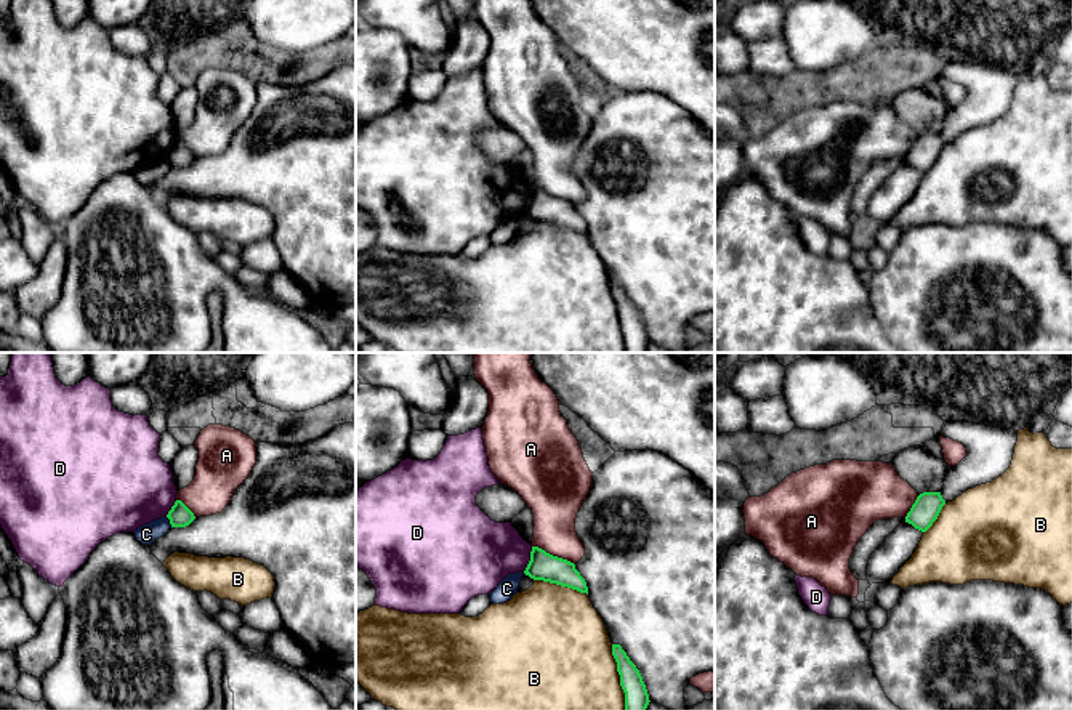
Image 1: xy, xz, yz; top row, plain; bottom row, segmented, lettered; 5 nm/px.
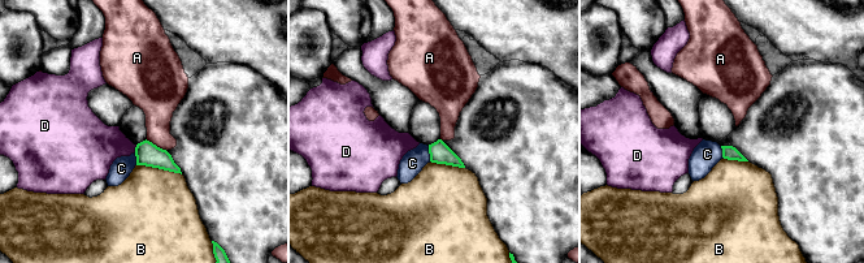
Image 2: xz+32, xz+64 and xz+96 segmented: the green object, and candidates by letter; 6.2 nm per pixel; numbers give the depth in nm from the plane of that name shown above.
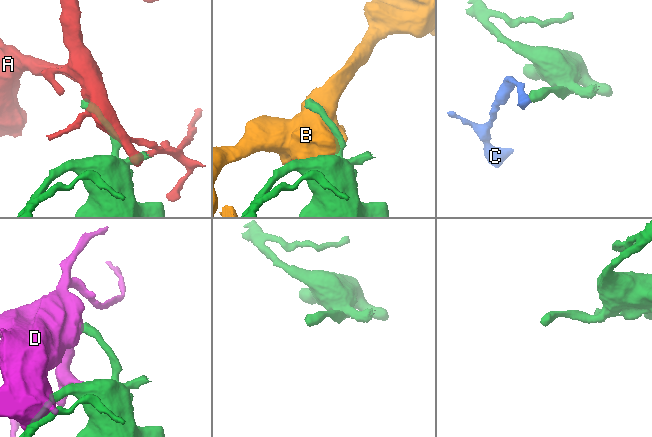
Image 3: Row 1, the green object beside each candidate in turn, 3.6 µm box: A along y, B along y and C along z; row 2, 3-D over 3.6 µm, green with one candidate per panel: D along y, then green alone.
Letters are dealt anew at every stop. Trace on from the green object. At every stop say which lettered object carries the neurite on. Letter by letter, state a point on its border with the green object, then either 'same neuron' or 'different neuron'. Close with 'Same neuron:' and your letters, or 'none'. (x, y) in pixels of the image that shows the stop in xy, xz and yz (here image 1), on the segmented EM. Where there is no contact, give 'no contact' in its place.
A: xz (552, 555) | different neuron
B: xz (620, 677) | different neuron
C: xy (170, 521) | different neuron
D: xz (531, 560) | different neuron
Same neuron: none

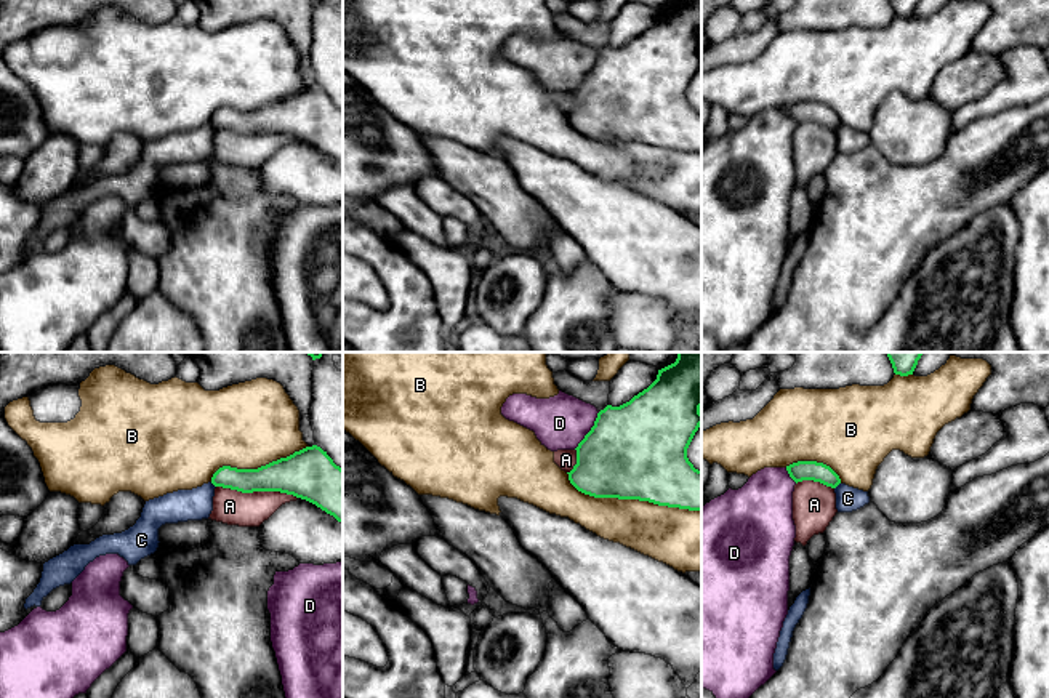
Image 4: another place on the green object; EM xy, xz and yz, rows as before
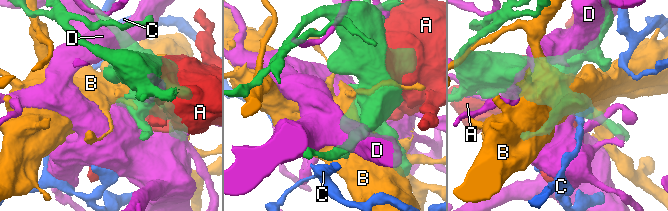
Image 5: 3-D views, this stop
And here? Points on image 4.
A: xy (257, 490) | different neuron
B: xz (631, 498) | different neuron
C: yz (838, 484) | different neuron
D: xz (590, 431) | different neuron
Same neuron: none

